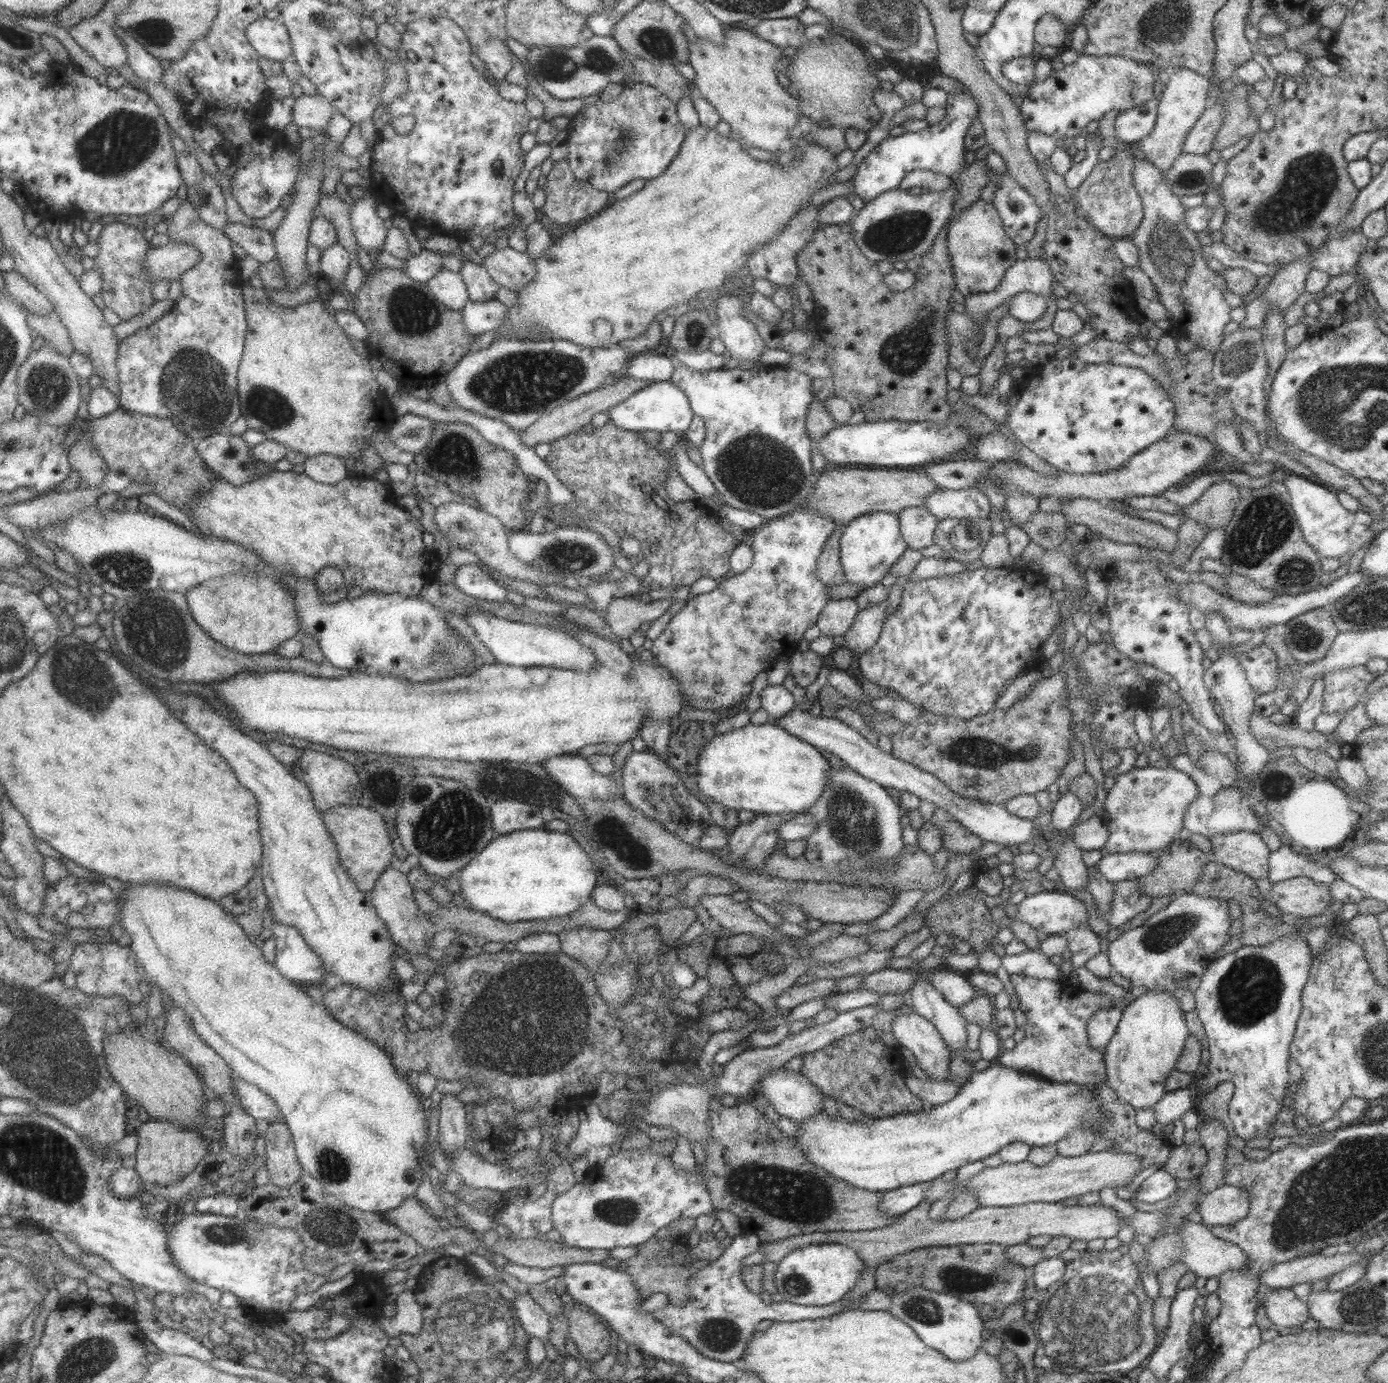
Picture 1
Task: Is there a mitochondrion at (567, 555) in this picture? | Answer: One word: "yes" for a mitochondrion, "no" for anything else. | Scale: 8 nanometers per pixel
yes

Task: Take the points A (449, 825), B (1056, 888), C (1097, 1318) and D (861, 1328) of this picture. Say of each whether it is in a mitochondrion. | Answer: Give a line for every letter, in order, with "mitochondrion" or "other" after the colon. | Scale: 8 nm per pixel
A: mitochondrion
B: other
C: mitochondrion
D: other

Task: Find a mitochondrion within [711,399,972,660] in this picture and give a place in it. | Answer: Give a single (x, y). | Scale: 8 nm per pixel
(757, 470)

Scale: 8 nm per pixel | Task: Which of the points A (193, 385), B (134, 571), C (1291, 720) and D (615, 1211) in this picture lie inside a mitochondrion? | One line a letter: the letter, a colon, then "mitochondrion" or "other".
A: mitochondrion
B: mitochondrion
C: other
D: mitochondrion

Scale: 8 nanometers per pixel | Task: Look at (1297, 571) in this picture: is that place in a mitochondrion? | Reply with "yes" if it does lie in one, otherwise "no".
yes

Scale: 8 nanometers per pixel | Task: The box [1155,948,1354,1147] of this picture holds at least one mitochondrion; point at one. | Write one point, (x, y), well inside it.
(1252, 988)

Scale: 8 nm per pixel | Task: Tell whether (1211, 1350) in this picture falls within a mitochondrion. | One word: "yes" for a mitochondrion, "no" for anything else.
no

